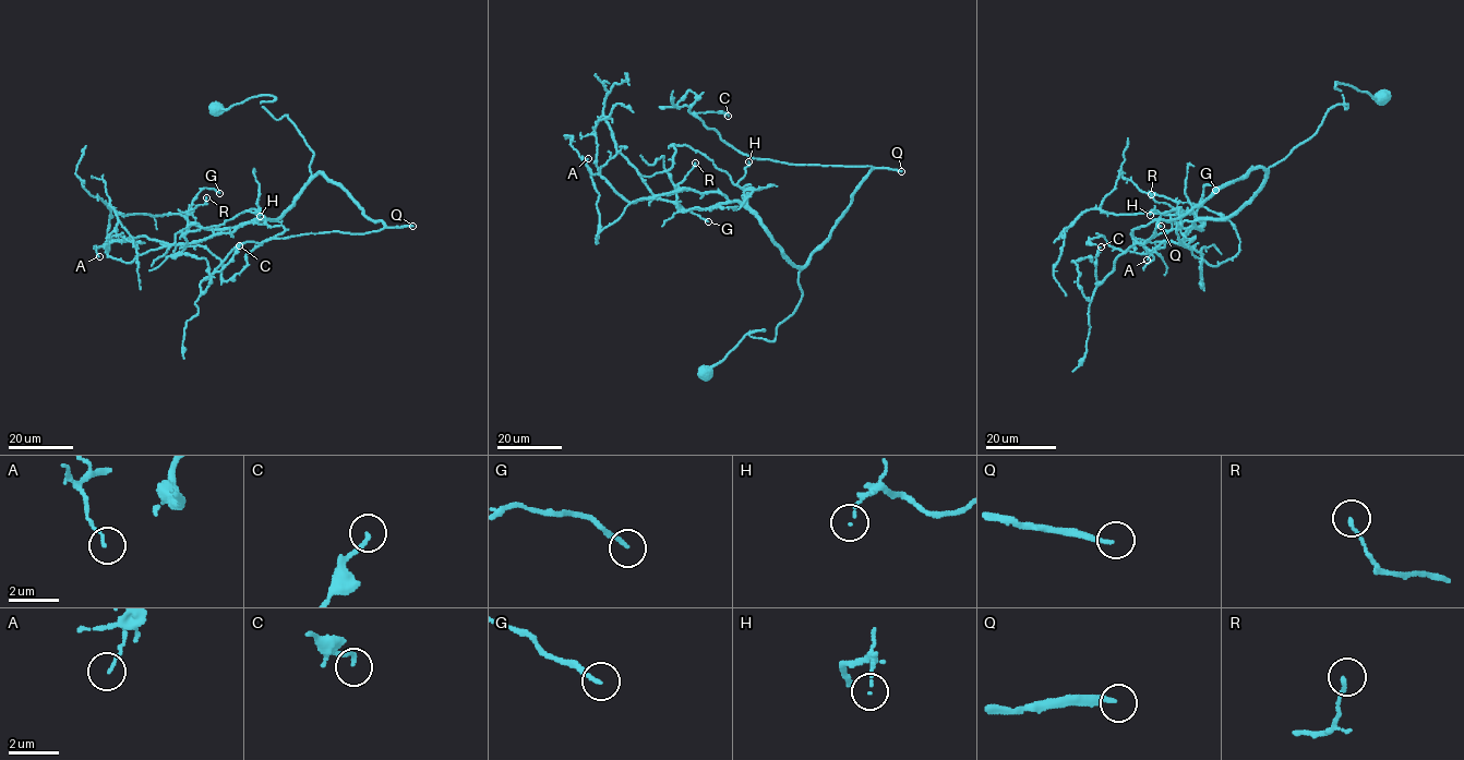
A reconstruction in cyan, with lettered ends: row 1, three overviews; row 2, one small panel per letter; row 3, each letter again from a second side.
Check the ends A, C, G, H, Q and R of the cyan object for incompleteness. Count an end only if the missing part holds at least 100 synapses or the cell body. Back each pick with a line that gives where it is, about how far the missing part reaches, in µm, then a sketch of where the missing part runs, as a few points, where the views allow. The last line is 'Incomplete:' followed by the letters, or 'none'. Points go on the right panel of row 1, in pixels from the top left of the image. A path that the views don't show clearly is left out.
Q: Place: (1161, 226). Missing length about 200 µm. Course of what is missing: (1161, 226), (1171, 209), (1150, 217), (1088, 184), (1086, 156), (1077, 164), (1054, 130), (1050, 184), (1060, 196)
Incomplete: Q

